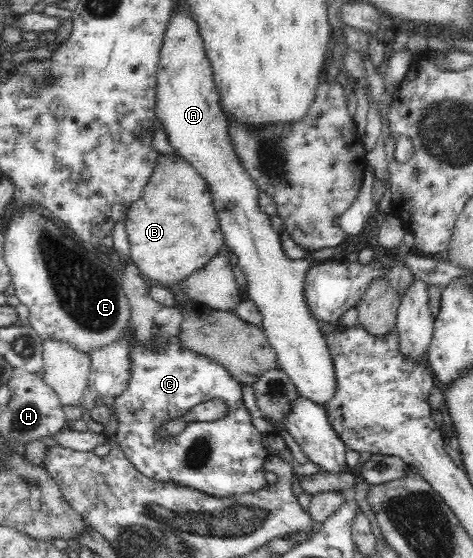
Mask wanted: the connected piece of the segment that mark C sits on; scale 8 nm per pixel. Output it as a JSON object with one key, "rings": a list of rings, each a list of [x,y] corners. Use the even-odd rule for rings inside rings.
{"rings":[[[171,338],[168,341],[168,348],[158,352],[153,352],[153,348],[145,346],[132,346],[132,350],[129,351],[127,375],[129,375],[127,389],[119,397],[113,398],[115,415],[119,420],[116,439],[125,458],[139,471],[139,474],[152,481],[181,485],[215,498],[255,493],[268,486],[266,471],[263,469],[264,461],[268,457],[262,445],[264,435],[255,429],[251,422],[252,417],[243,406],[241,385],[222,365],[207,359],[203,354],[187,349],[179,338]],[[215,399],[226,403],[228,412],[225,417],[210,422],[191,421],[177,436],[161,438],[158,429],[163,424],[175,418],[182,418],[200,403]]]}

